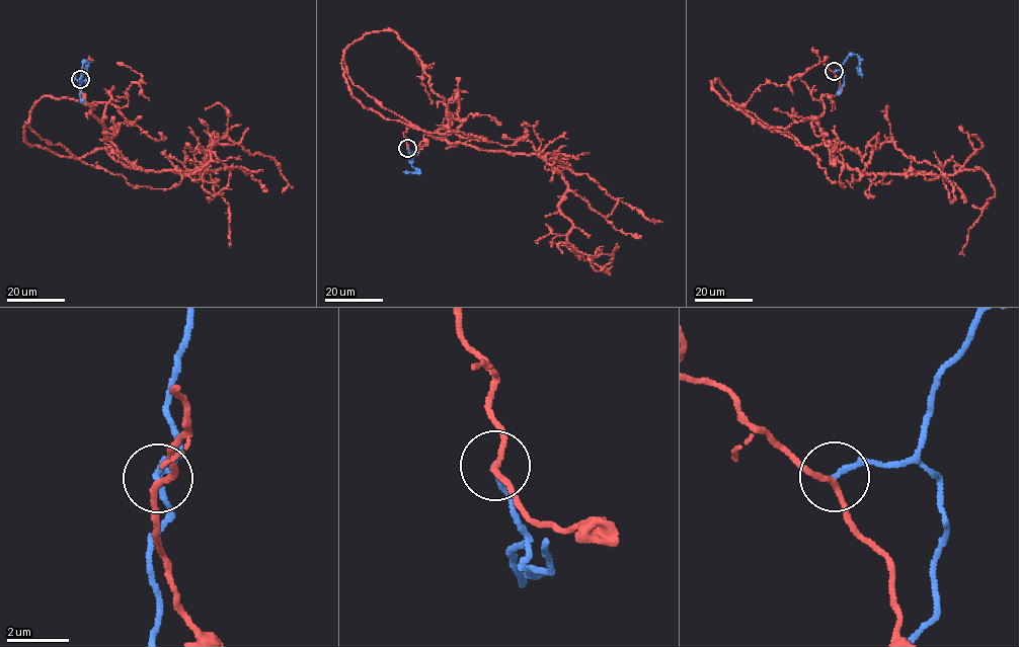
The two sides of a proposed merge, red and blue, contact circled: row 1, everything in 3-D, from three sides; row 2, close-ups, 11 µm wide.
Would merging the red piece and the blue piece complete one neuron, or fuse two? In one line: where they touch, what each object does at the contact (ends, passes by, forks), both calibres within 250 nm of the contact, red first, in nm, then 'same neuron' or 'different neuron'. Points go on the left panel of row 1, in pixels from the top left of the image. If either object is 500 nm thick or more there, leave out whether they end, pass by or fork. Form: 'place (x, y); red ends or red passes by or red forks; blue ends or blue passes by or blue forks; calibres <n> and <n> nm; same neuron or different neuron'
place (80, 79); red passes by; blue ends; calibres 160 and 170 nm; different neuron

